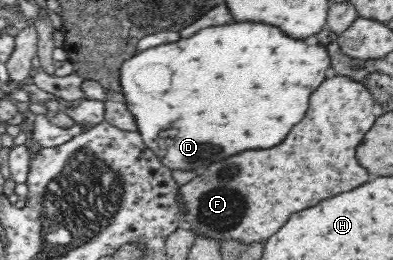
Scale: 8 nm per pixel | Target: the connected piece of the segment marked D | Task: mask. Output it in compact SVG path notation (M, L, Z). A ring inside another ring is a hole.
M234 21L221 27L206 27L189 39L150 47L126 59L118 73L121 92L115 97L125 102L145 146L155 152L163 166L201 175L215 161L247 149L279 145L293 125L303 119L309 97L326 80L329 67L329 54L319 44L307 45L269 24Z

